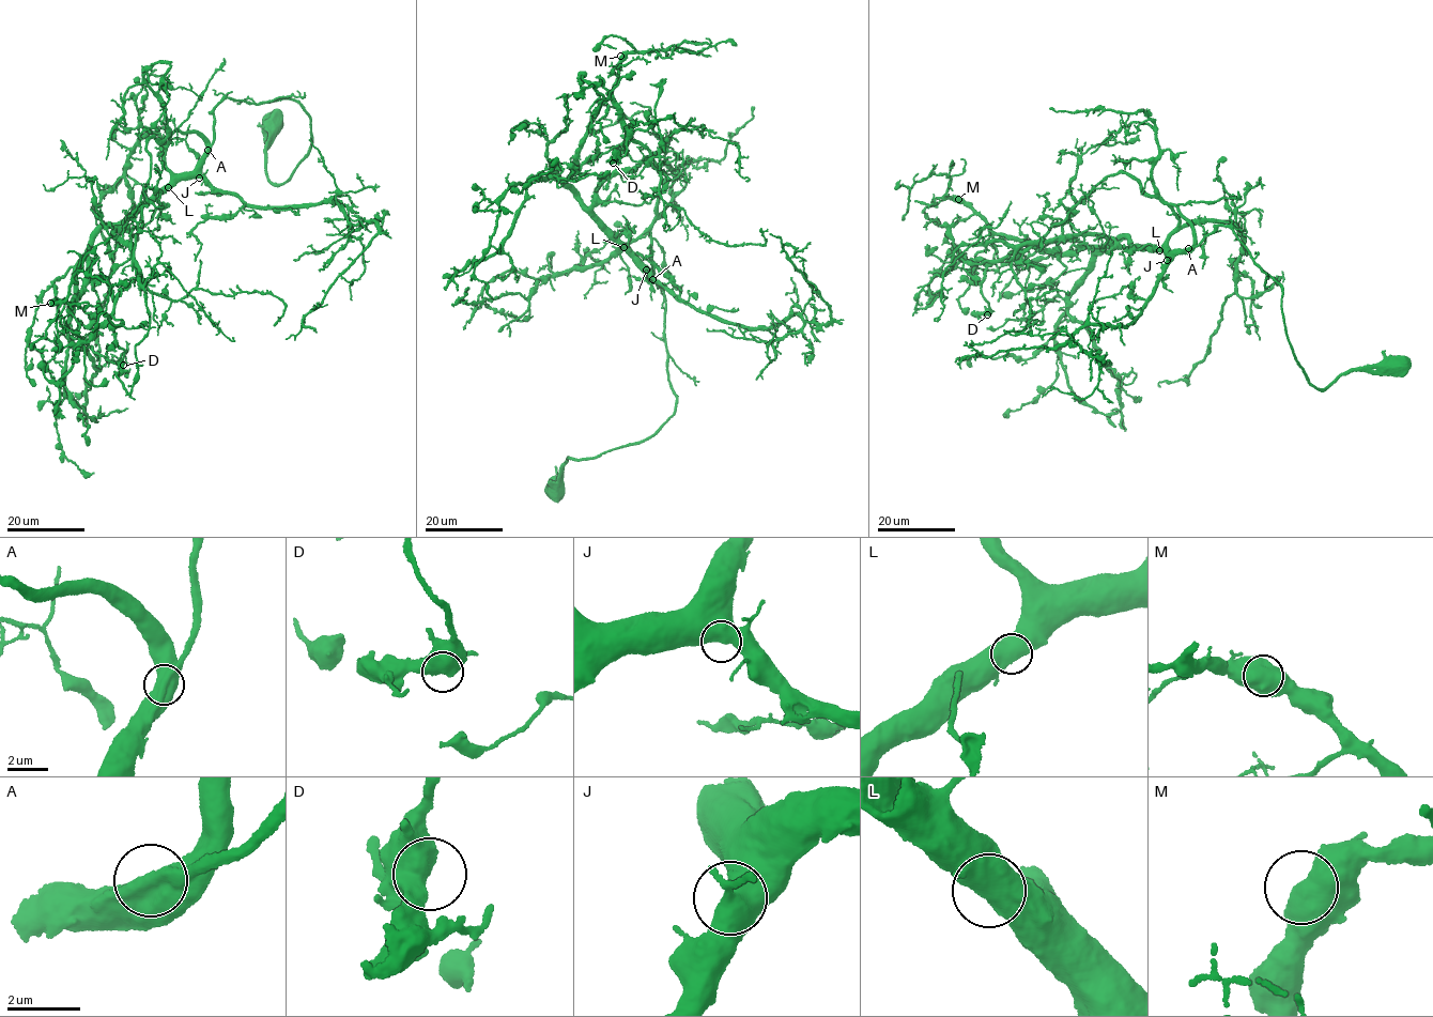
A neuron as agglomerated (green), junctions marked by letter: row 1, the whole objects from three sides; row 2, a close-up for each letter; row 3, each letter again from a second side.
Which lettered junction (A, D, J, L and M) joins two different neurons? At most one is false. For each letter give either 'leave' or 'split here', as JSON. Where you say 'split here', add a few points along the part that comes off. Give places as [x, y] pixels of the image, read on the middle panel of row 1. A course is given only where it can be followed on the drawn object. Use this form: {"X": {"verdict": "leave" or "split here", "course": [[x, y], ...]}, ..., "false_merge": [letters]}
{"A": {"verdict": "leave"}, "D": {"verdict": "leave"}, "J": {"verdict": "leave"}, "L": {"verdict": "leave"}, "M": {"verdict": "leave"}, "false_merge": []}

